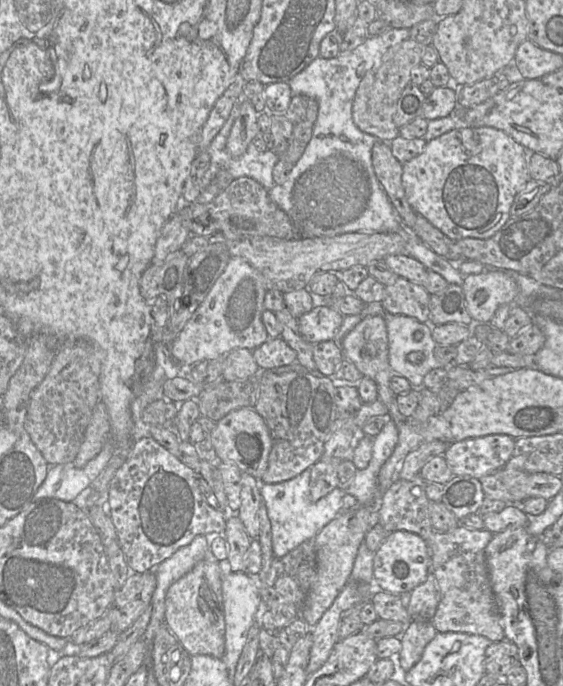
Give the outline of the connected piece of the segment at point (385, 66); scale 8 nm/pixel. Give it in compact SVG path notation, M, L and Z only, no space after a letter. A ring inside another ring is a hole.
M408 38L390 47L366 72L356 90L352 106L353 121L362 132L384 142L390 142L399 135L399 128L395 125L393 116L403 90L411 81L412 70L421 64L425 49L426 46Z

